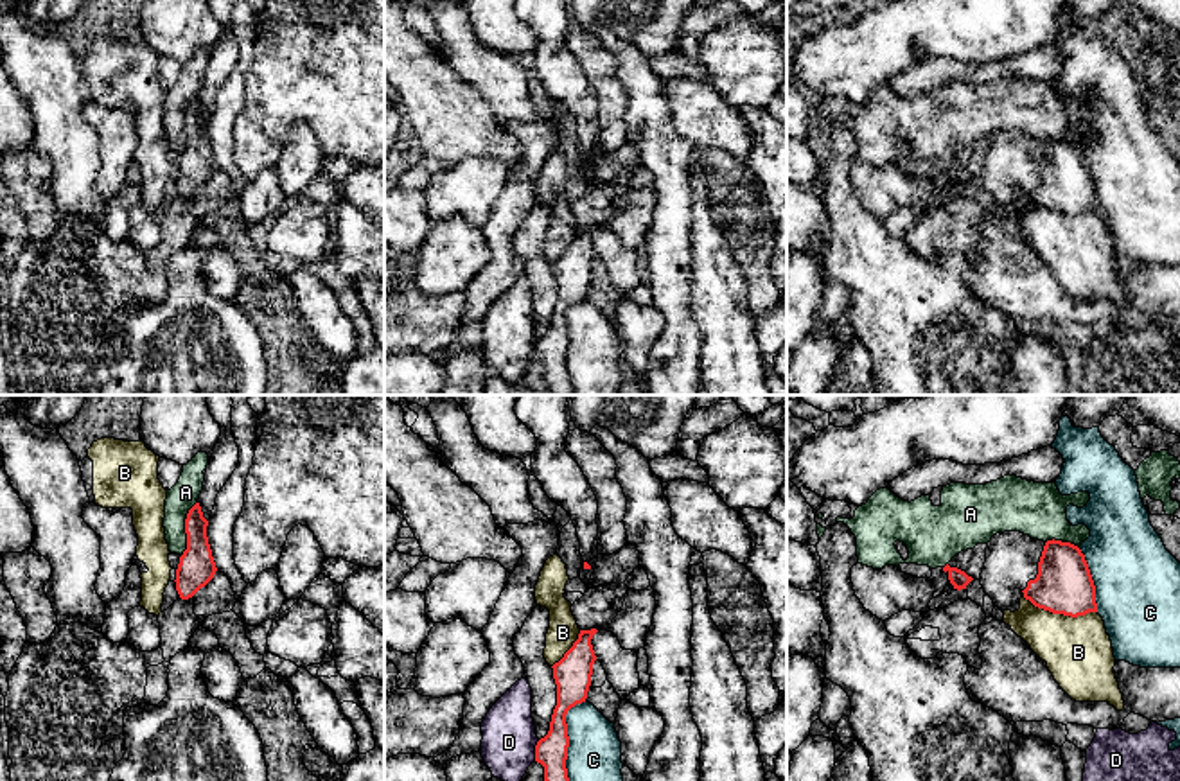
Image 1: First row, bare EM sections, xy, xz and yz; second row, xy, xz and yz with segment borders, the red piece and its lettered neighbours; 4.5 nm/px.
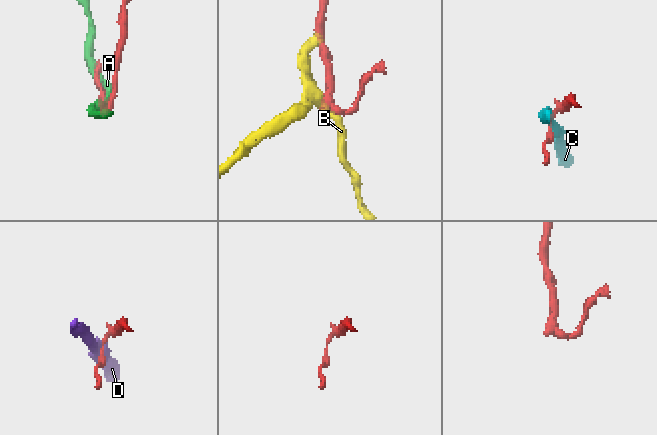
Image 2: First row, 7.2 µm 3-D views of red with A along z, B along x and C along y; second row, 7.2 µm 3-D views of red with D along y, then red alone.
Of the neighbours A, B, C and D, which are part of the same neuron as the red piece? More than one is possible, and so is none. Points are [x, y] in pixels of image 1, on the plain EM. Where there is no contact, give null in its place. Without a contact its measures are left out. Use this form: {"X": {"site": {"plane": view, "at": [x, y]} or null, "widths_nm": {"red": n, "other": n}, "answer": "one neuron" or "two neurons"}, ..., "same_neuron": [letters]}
{"A": {"site": {"plane": "xy", "at": [185, 126]}, "widths_nm": {"red": 170, "other": 120}, "answer": "two neurons"}, "B": {"site": {"plane": "yz", "at": [1058, 210]}, "widths_nm": {"red": 260, "other": 300}, "answer": "two neurons"}, "C": {"site": {"plane": "xz", "at": [568, 343]}, "widths_nm": {"red": 140, "other": 240}, "answer": "two neurons"}, "D": {"site": {"plane": "xz", "at": [536, 349]}, "widths_nm": {"red": 140, "other": 240}, "answer": "two neurons"}, "same_neuron": []}

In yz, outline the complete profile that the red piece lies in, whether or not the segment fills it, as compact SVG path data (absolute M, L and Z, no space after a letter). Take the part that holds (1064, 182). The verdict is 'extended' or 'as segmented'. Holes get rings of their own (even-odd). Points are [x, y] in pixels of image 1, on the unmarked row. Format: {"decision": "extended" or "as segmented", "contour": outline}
{"decision": "as segmented", "contour": "M1045 140L1038 172L1022 190L1035 205L1052 212L1078 215L1097 210L1088 162L1081 147L1070 140Z"}

